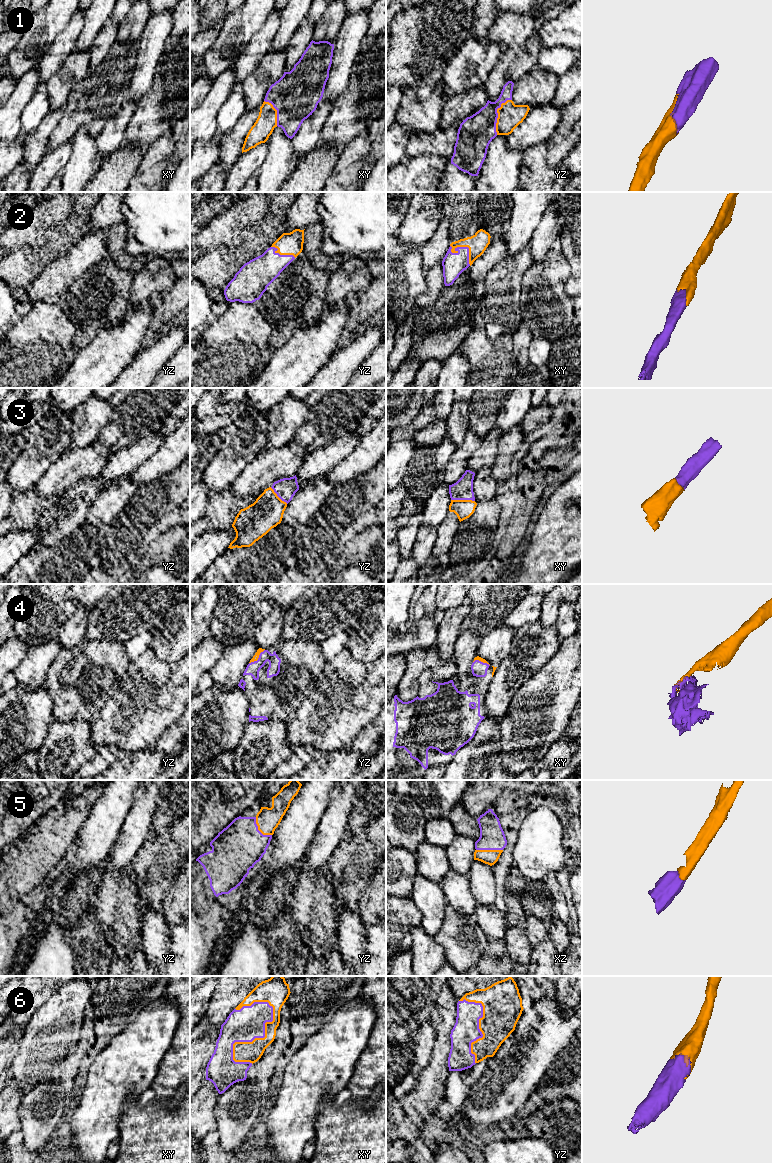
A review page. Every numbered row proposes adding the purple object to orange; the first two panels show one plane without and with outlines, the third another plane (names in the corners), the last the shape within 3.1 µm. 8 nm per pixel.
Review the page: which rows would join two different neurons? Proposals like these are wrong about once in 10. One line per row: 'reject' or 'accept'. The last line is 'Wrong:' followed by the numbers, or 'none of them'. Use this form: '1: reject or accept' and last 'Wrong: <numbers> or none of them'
1: accept
2: accept
3: accept
4: accept
5: accept
6: accept
Wrong: none of them

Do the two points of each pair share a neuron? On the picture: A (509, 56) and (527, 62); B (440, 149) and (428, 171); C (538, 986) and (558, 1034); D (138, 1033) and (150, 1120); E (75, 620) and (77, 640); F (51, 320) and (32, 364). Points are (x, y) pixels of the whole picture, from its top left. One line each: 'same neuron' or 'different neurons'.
A: same neuron
B: different neurons
C: different neurons
D: different neurons
E: same neuron
F: same neuron

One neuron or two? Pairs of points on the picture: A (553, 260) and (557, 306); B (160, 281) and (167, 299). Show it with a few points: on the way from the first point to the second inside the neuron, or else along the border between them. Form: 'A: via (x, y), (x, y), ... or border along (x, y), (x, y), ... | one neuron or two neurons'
A: via (553, 271), (553, 295) | one neuron
B: border along (175, 280), (165, 291), (152, 298) | two neurons

